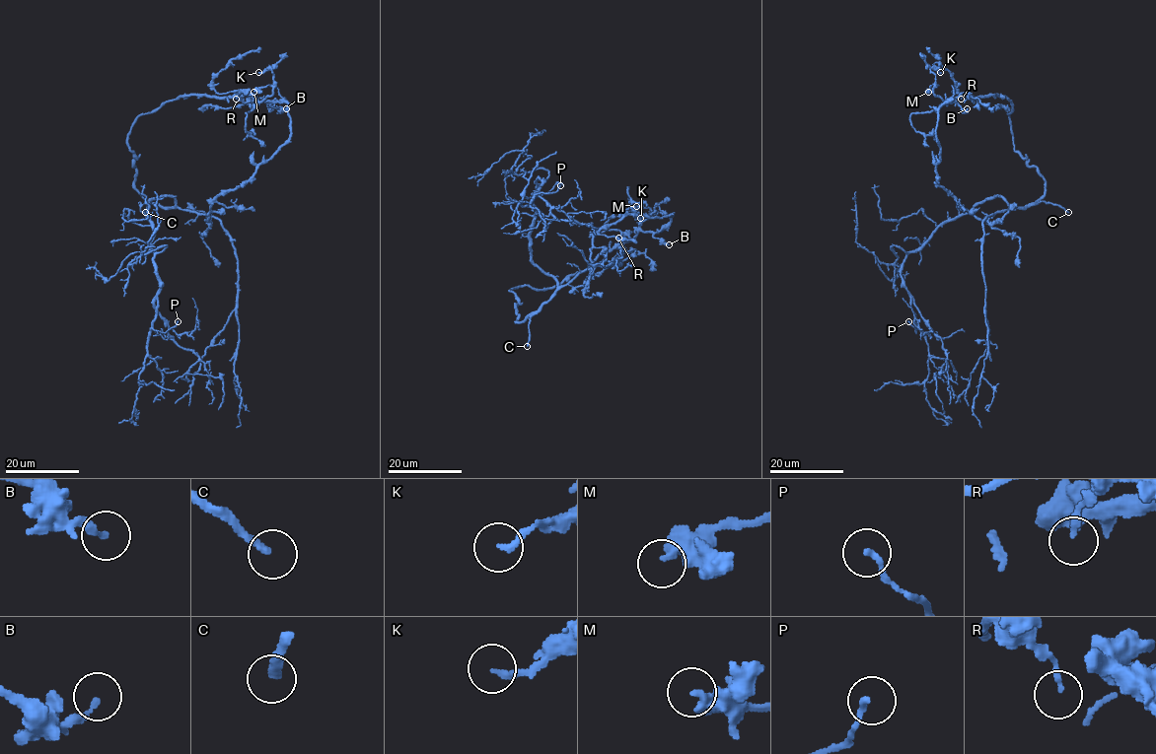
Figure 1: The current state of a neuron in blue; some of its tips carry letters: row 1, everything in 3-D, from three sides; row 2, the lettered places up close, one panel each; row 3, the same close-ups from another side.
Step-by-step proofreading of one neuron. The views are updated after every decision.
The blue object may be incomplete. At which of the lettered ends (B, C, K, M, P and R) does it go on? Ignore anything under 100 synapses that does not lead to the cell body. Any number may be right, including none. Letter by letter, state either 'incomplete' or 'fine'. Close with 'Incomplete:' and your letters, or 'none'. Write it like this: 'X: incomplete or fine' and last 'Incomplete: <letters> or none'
B: fine
C: incomplete
K: fine
M: fine
P: fine
R: fine
Incomplete: C

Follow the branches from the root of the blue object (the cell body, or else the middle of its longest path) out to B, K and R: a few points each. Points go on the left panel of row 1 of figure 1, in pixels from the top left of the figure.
B: (181, 210), (205, 213), (207, 220), (213, 201), (240, 187), (288, 139), (288, 104), (270, 104), (286, 108)
K: (181, 210), (207, 220), (213, 201), (288, 139), (288, 104), (257, 101), (273, 86), (271, 68), (258, 72)
R: (181, 210), (207, 220), (213, 201), (240, 187), (289, 138), (286, 102), (257, 101), (246, 92), (236, 99)

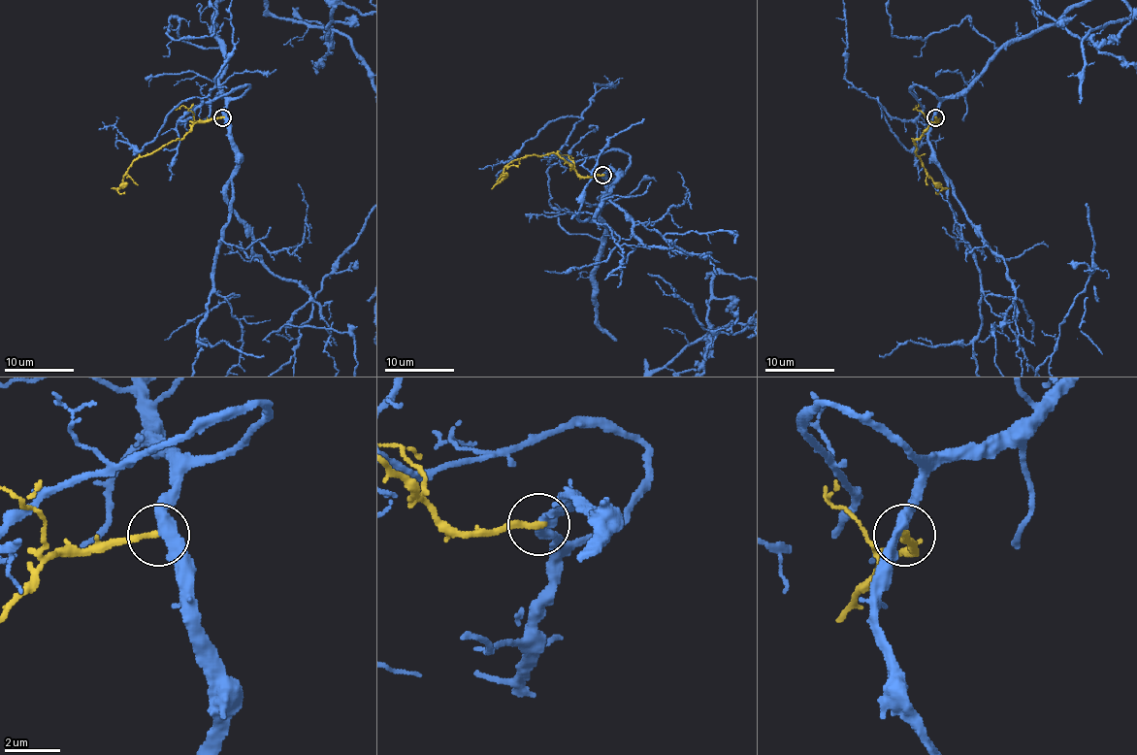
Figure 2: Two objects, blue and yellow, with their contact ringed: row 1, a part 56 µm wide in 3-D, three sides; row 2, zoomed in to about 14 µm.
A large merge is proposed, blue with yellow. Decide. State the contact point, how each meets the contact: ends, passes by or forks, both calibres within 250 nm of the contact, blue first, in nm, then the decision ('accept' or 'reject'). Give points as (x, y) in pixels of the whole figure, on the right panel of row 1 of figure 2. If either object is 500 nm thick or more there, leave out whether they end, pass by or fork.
place (935, 117); blue passes by; yellow ends; calibres 360 and 240 nm; reject

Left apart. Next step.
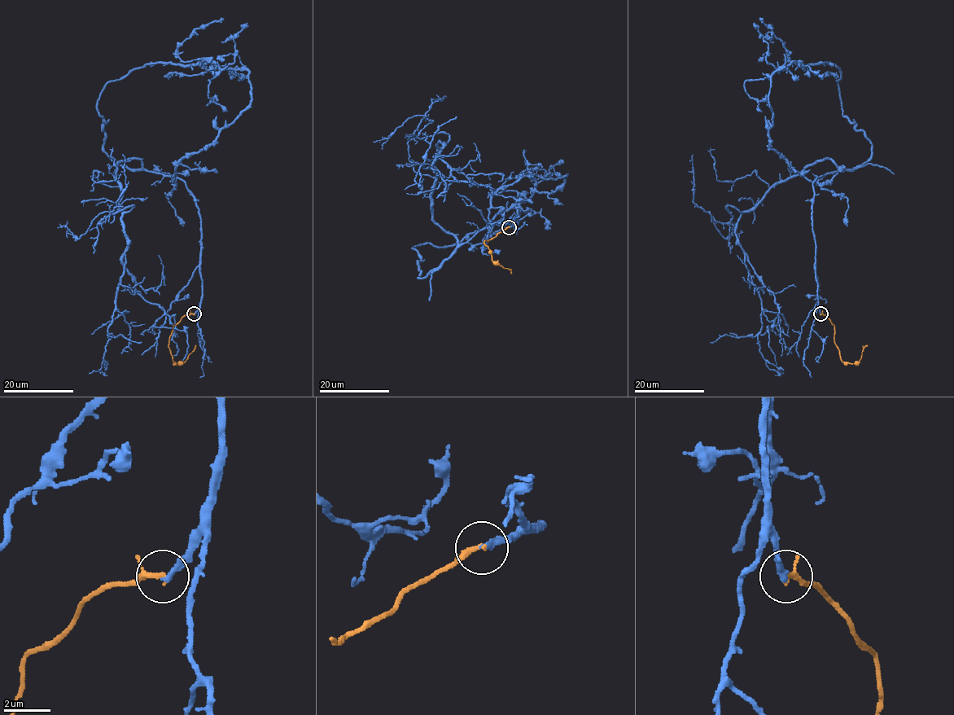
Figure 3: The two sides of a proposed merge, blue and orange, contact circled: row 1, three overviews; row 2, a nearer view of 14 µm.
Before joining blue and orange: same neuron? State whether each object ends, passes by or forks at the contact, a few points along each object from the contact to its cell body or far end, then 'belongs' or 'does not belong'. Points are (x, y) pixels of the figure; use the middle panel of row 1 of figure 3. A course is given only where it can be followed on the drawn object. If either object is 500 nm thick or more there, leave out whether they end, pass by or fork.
blue ends | orange passes by | blue via (509, 227), (516, 218), (460, 243), (434, 221), (440, 142), (457, 180), (498, 182) | orange via (509, 227), (483, 241), (490, 250), (492, 260), (508, 268), (512, 274) | does not belong

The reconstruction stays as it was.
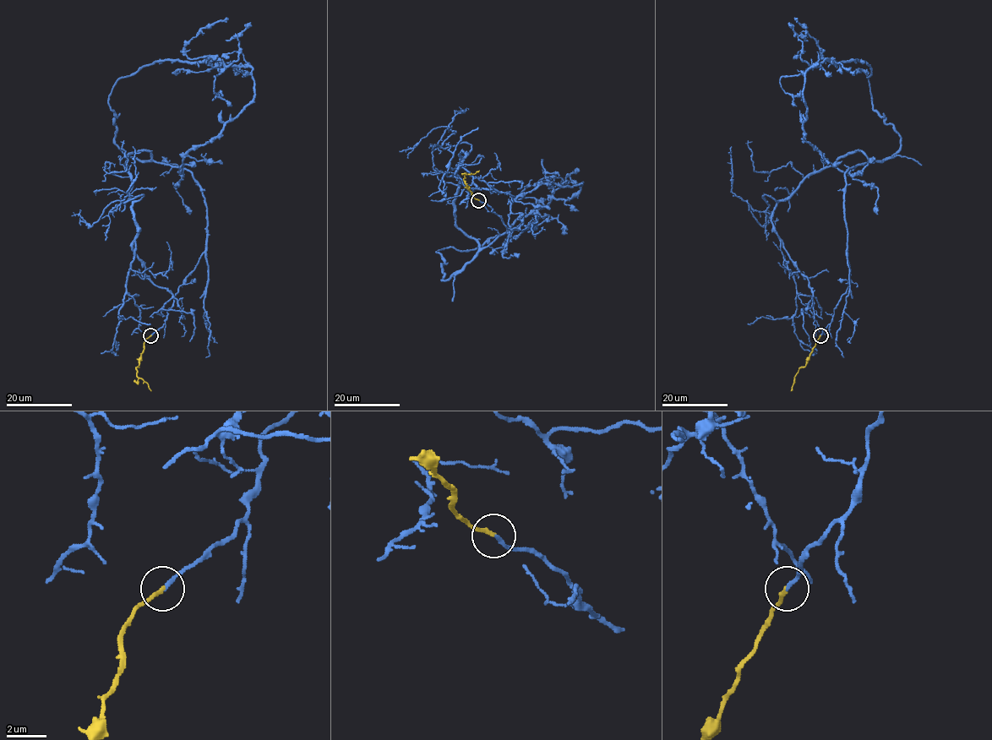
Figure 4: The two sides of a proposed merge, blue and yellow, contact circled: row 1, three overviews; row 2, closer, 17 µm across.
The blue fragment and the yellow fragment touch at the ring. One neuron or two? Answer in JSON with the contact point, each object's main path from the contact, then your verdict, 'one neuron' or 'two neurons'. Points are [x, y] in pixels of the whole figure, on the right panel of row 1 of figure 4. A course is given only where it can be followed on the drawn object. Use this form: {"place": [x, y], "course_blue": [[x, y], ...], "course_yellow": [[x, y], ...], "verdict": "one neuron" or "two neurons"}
{"place": [820, 335], "course_blue": [[820, 335], [850, 283], [845, 172], [867, 162], [860, 150], [773, 210], [813, 295], [801, 310], [809, 341]], "course_yellow": [[820, 335], [806, 364], [799, 368], [790, 390]], "verdict": "one neuron"}

